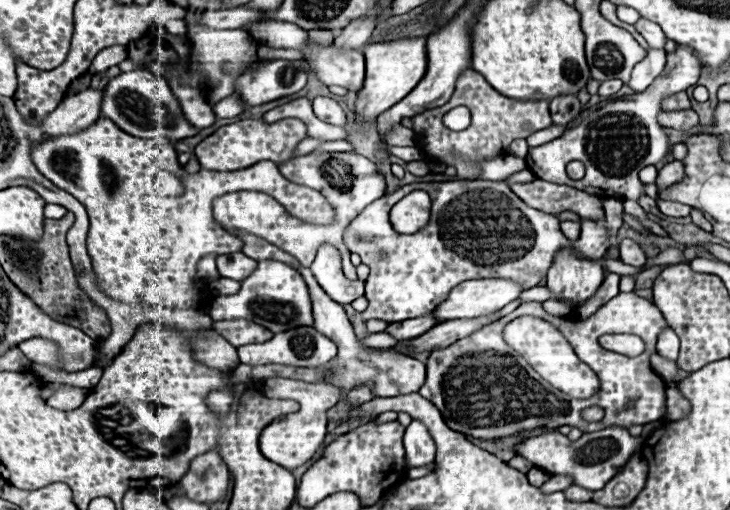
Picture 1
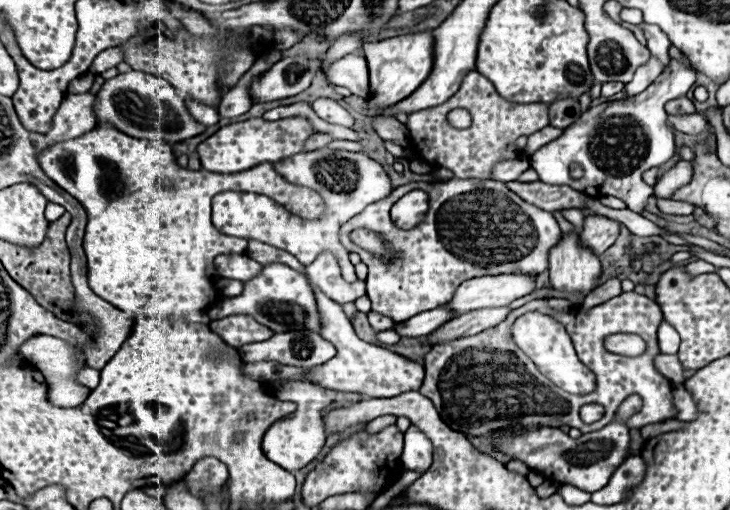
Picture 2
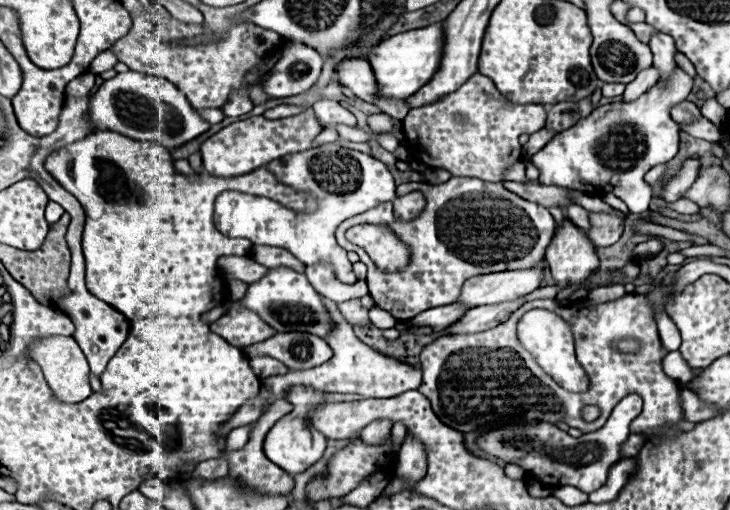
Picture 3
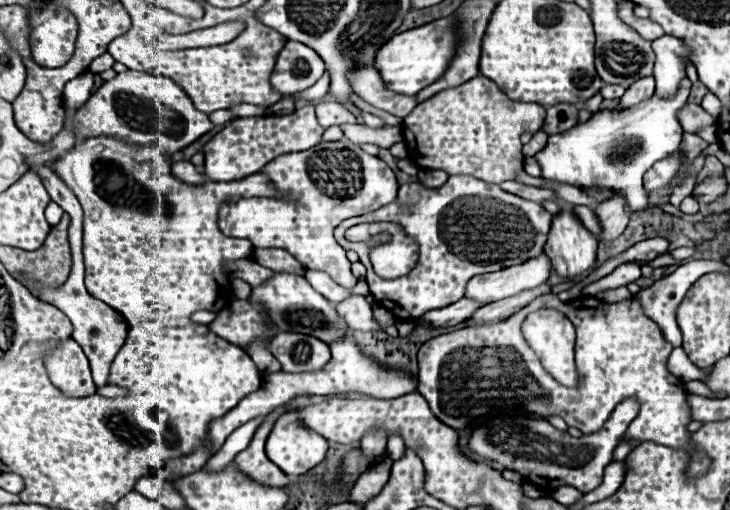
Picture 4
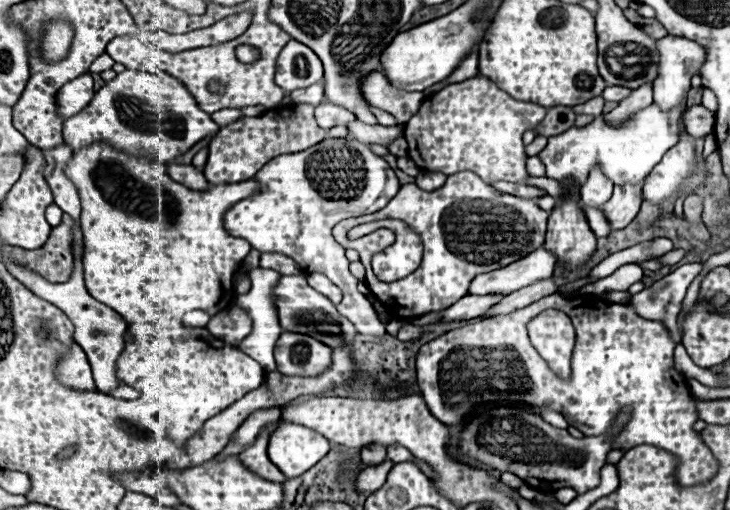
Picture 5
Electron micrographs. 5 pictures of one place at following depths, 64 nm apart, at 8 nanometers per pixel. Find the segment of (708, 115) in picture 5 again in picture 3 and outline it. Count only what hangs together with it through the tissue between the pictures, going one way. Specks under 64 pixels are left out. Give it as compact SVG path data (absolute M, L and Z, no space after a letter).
M684 100L684 102L676 104L676 106L672 106L670 114L672 114L672 118L674 118L676 122L690 122L690 120L702 116L702 114L700 114L700 108L698 108L696 104L688 102L688 100Z

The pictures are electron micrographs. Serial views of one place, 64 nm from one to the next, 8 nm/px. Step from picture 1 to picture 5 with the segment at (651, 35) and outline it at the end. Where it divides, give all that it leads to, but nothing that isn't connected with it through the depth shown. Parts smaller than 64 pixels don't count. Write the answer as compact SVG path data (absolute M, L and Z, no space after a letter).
M664 36L656 40L656 48L660 52L660 64L654 80L654 102L668 110L686 98L690 90L690 78L704 62L704 48L692 40L676 36Z

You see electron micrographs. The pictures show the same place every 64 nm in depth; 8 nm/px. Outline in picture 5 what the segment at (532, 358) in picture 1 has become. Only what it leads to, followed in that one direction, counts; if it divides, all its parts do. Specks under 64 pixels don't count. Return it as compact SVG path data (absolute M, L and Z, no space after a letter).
M560 310L540 312L528 322L528 336L550 370L568 380L572 376L570 358L574 348L574 326L568 316Z

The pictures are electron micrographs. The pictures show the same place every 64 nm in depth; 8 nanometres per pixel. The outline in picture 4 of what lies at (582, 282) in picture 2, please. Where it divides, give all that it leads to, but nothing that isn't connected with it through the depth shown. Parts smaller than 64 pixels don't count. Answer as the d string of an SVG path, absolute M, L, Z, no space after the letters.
M572 210L554 216L544 252L560 278L574 278L590 270L596 262L596 248L598 240L580 224Z

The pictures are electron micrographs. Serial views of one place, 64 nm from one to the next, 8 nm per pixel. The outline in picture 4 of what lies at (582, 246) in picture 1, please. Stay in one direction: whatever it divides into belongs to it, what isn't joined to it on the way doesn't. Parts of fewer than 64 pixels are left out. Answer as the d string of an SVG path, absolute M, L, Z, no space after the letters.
M614 196L612 200L606 200L606 202L598 204L594 208L594 212L596 212L596 216L600 220L600 226L602 226L602 234L598 234L596 238L606 240L606 242L616 240L624 232L624 228L628 224L628 218L632 214L626 200L620 198L620 196Z

